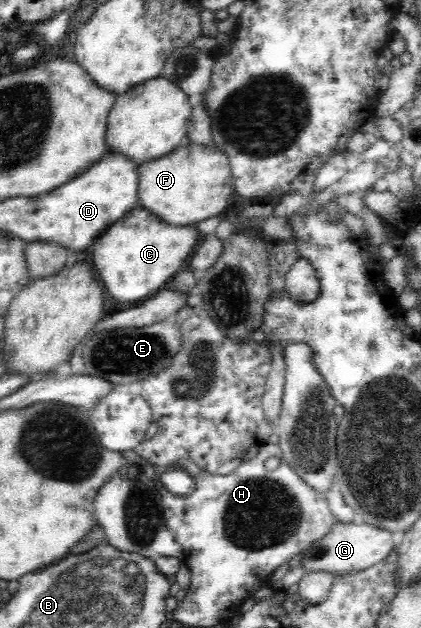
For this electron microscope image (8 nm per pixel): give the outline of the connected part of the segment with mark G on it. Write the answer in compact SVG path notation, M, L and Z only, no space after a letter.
M356 521L354 524L336 523L332 528L329 528L329 532L320 536L319 540L315 540L313 544L309 544L304 551L299 553L293 564L300 566L304 570L304 574L328 572L335 577L363 572L389 556L389 552L394 548L391 535L391 532L383 531L360 521Z

